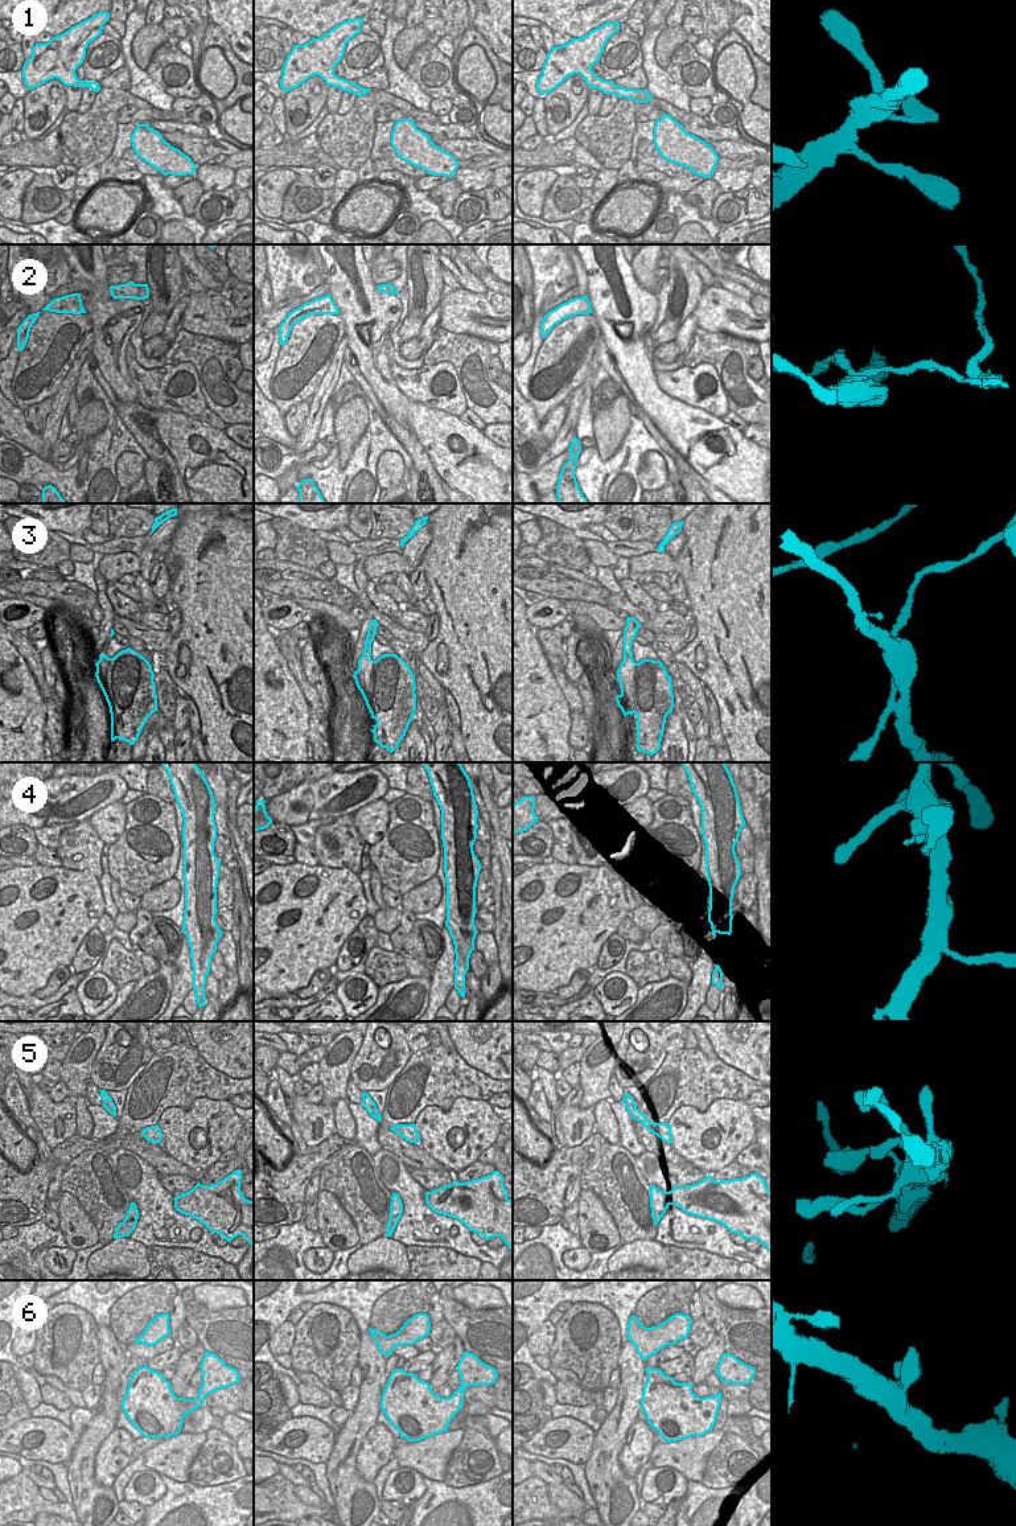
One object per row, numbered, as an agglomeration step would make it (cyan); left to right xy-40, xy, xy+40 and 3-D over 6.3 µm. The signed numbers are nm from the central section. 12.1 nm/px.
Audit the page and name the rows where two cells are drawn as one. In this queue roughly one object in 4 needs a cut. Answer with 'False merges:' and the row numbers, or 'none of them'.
False merges: 2, 3, 5.

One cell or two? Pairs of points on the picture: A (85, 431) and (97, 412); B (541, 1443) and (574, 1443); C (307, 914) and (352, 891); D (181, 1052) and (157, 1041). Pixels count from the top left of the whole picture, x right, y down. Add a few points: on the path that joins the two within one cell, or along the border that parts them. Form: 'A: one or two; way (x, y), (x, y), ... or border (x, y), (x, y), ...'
A: one; way (86, 427), (93, 416)
B: one; way (548, 1447), (558, 1448), (566, 1443)
C: one; way (317, 908), (336, 892), (341, 891)
D: two; border (173, 1044), (155, 1052)

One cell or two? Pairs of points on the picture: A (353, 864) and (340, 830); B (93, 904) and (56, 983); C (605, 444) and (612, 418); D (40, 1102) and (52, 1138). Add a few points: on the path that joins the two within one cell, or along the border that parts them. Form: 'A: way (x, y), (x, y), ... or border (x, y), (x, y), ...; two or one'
A: way (349, 856), (340, 846), (340, 838); one
B: border (70, 966), (60, 966), (42, 988); two
C: way (608, 437), (611, 424); one
D: way (44, 1111), (50, 1118), (52, 1128); one

